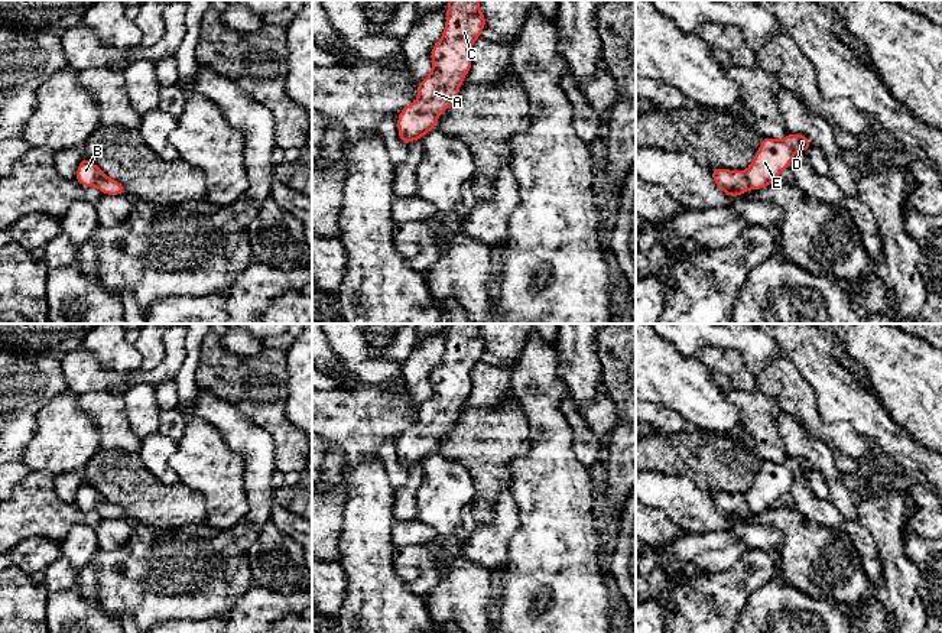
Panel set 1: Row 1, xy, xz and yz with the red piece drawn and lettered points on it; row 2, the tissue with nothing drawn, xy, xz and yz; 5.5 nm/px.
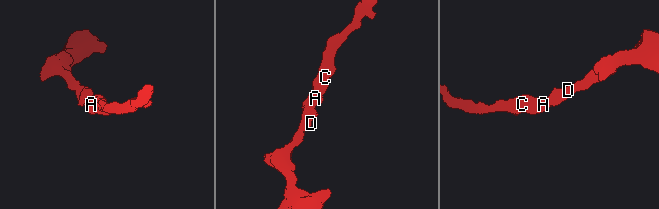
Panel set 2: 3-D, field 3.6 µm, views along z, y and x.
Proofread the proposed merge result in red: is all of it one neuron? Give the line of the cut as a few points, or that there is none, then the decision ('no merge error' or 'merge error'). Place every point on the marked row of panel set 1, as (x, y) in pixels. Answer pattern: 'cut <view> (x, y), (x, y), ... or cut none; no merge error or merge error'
cut none; no merge error

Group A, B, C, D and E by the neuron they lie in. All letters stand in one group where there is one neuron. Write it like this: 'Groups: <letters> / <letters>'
Groups: A B C D E

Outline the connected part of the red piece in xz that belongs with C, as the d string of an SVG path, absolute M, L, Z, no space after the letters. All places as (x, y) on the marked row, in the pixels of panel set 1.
M449 0L442 38L431 49L432 72L416 84L419 100L409 103L397 114L397 132L403 145L429 133L438 124L439 114L458 98L461 82L472 66L471 46L485 26L480 0Z

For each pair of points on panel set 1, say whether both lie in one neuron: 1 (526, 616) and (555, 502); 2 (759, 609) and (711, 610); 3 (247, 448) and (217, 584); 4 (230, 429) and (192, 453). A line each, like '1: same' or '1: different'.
1: same
2: different
3: same
4: different

